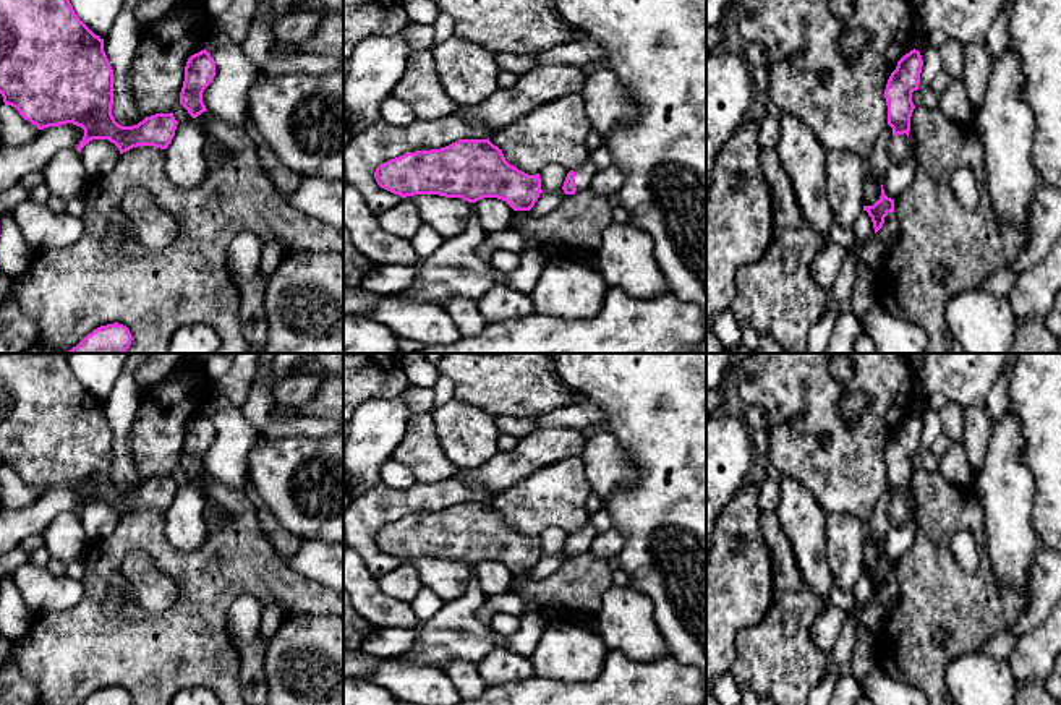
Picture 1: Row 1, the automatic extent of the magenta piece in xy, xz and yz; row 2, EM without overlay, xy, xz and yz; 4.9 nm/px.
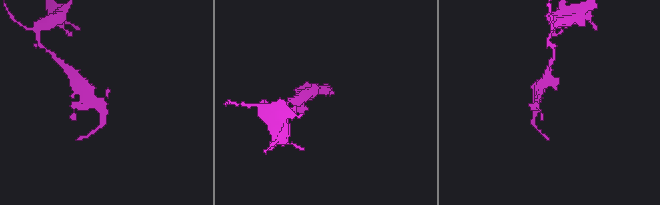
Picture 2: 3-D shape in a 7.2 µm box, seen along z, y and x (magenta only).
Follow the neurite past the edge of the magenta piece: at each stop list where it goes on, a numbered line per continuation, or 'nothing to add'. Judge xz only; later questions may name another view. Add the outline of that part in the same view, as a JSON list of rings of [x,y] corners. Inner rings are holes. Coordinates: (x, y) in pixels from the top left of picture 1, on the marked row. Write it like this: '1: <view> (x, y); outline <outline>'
1: xz (583, 175); outline [[[588,159],[583,165],[573,170],[575,172],[575,193],[590,190],[594,175],[599,169]]]

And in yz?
1: yz (899, 148); outline [[[896,135],[888,146],[889,162],[904,162],[912,152],[907,135]]]

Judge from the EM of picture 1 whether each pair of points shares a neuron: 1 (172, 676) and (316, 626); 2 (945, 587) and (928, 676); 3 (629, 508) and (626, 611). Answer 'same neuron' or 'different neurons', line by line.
1: different neurons
2: same neuron
3: different neurons

